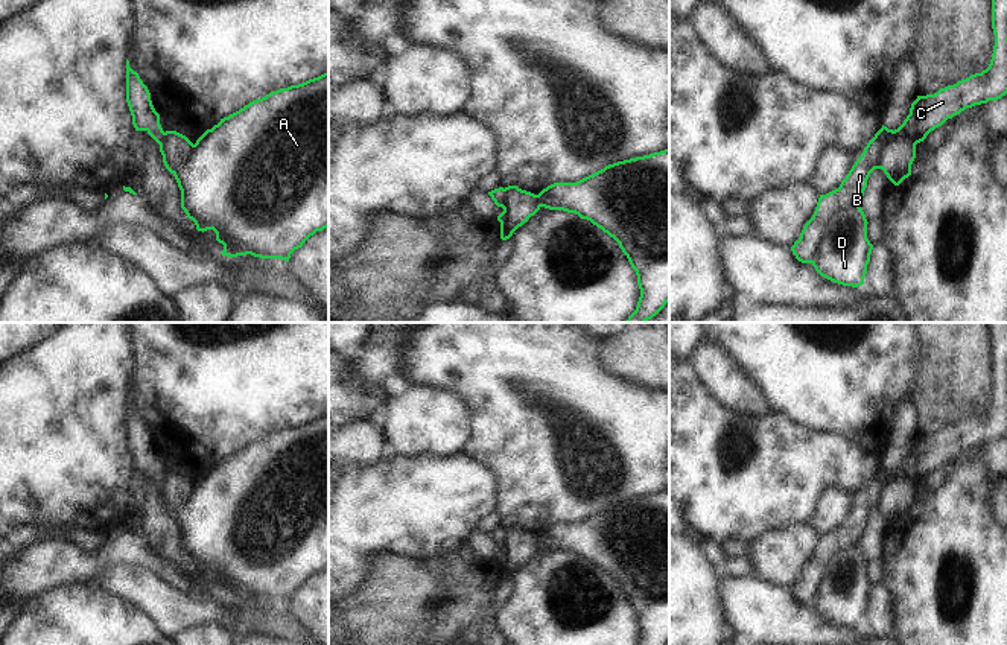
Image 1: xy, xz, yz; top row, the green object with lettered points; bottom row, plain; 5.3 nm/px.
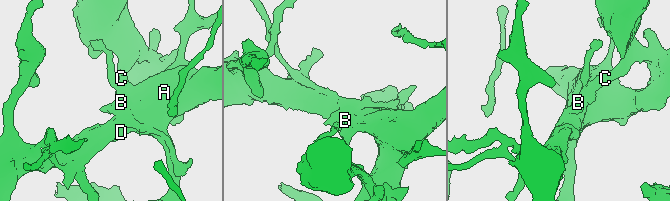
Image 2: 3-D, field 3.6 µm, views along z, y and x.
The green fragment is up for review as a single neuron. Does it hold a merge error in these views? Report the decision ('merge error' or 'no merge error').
merge error

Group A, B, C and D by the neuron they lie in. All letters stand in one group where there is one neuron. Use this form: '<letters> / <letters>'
A D / B C

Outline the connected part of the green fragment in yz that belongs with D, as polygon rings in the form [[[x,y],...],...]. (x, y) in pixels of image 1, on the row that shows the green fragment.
[[[859,204],[834,214],[812,260],[821,277],[843,286],[864,284],[873,249],[867,239],[867,224]]]

